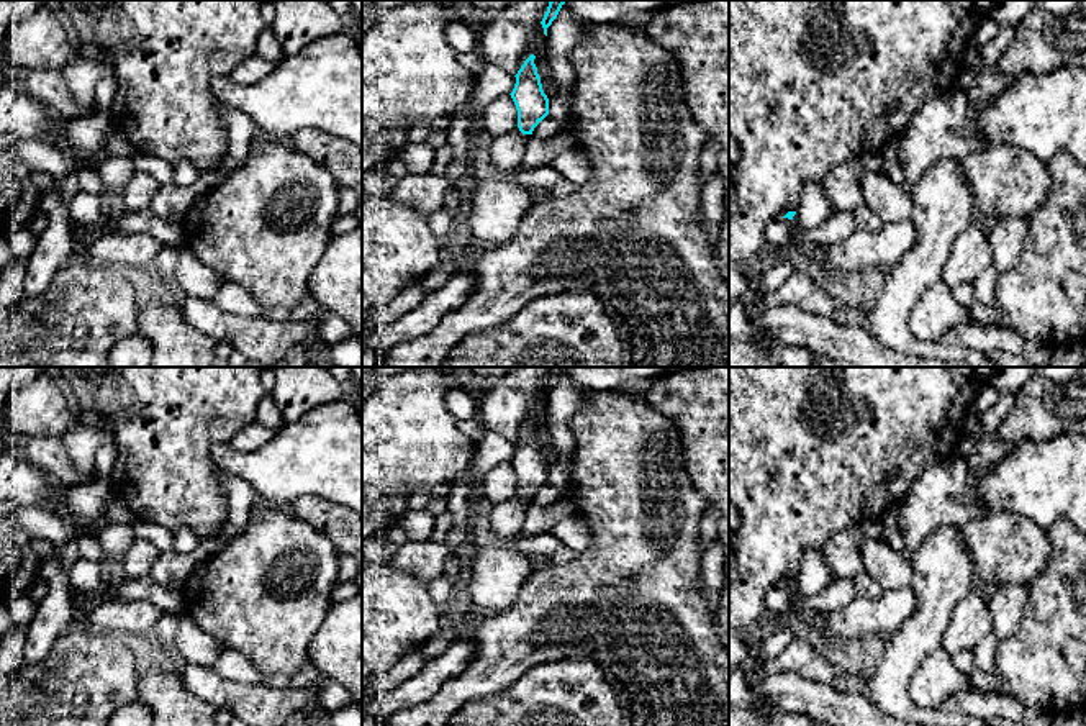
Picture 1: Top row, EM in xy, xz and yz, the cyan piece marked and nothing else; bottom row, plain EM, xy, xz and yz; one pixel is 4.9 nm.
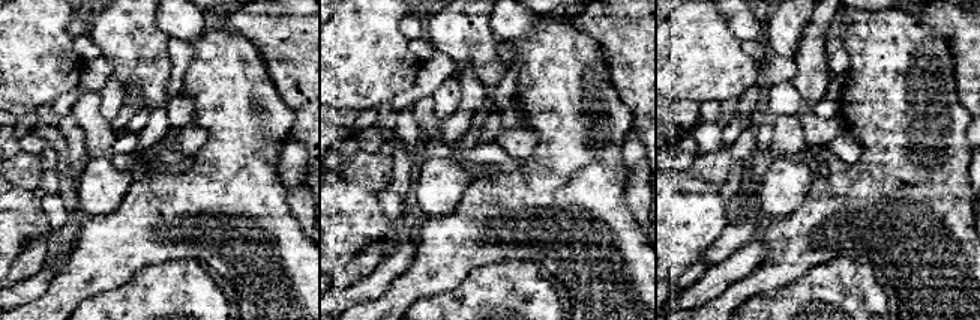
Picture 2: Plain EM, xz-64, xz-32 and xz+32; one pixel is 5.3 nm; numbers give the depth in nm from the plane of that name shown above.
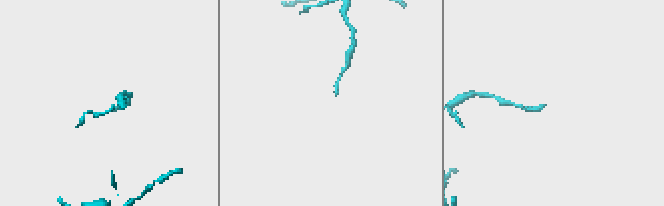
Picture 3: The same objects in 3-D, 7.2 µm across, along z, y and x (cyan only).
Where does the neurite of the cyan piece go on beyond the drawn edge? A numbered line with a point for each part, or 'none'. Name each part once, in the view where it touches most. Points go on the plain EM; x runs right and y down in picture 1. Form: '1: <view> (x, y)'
1: xz (506, 518)

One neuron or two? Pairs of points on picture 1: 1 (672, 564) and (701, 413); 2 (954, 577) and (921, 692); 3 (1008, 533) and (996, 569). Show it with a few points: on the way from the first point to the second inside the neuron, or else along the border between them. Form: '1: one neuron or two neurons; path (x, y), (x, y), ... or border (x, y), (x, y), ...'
1: two neurons; border (680, 438), (690, 484), (710, 503)
2: two neurons; border (941, 646), (921, 662), (909, 682)
3: one neuron; path (1006, 541), (996, 561)

